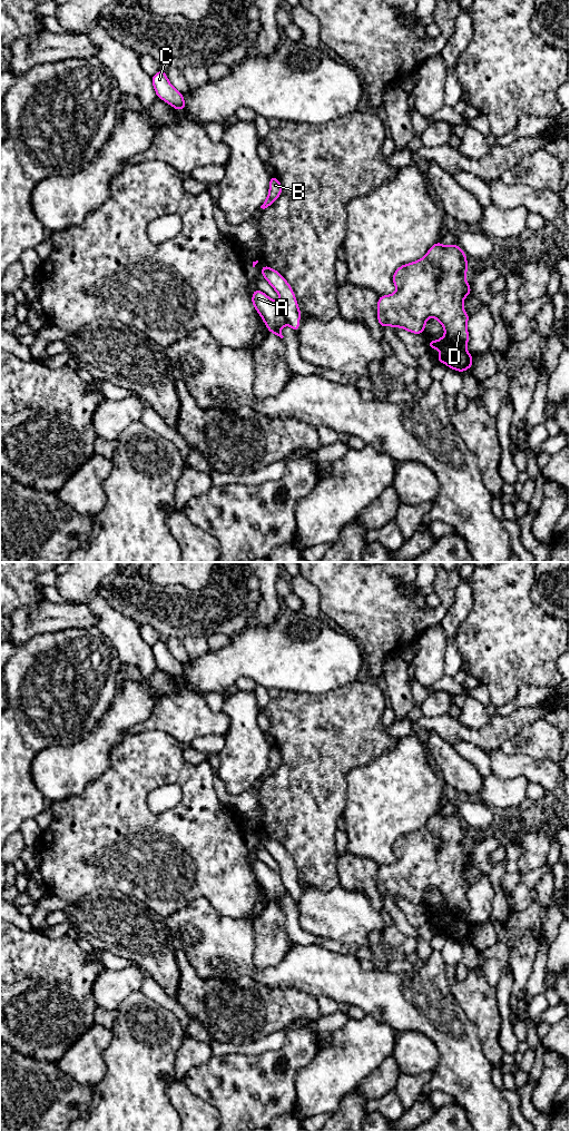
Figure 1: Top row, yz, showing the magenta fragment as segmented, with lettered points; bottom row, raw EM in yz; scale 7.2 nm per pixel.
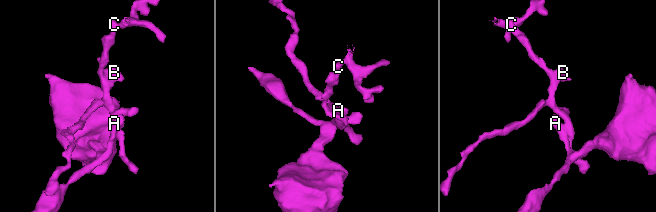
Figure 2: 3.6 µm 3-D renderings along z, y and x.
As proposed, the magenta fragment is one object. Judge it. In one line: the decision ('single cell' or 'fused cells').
fused cells

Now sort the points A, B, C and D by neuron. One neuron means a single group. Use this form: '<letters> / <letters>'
A D / B C

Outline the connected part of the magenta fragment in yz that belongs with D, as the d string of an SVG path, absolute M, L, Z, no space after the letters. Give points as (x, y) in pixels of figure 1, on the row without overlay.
M434 814L421 829L402 835L393 844L396 862L379 867L377 889L381 898L389 894L392 898L402 897L413 904L422 904L429 887L436 888L444 898L445 905L438 910L429 910L430 921L438 918L442 925L435 926L448 937L462 943L470 939L473 926L466 921L469 902L466 893L470 886L465 883L463 870L471 864L470 853L465 852L468 840L466 825L458 814L443 816Z

